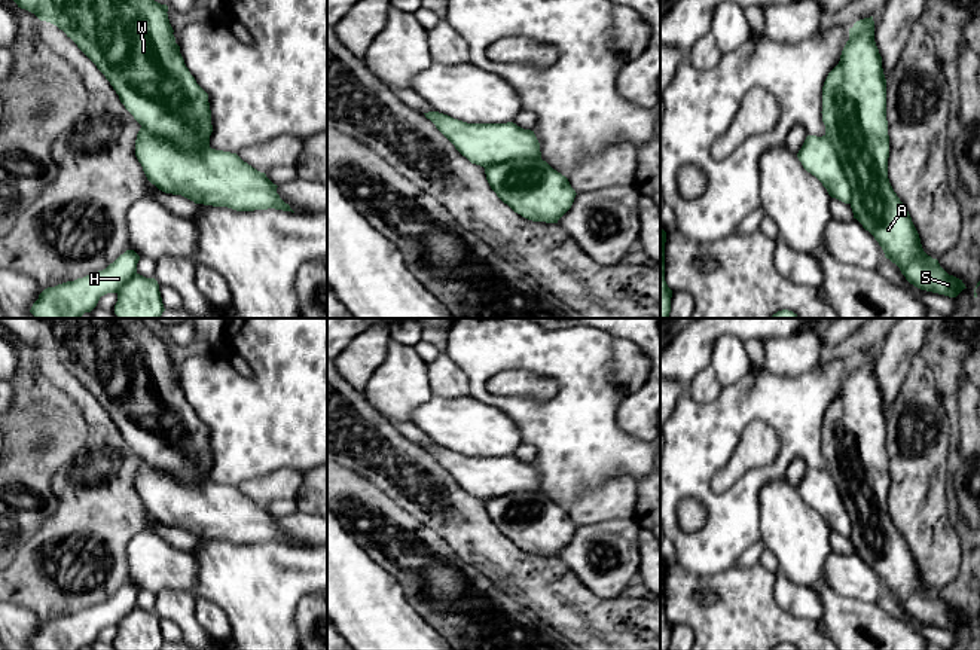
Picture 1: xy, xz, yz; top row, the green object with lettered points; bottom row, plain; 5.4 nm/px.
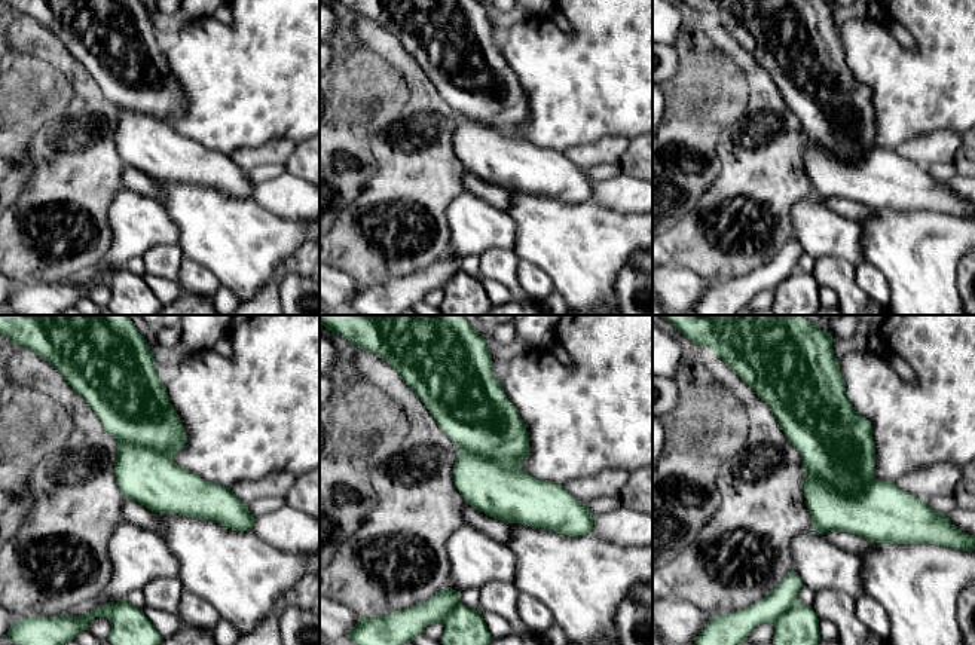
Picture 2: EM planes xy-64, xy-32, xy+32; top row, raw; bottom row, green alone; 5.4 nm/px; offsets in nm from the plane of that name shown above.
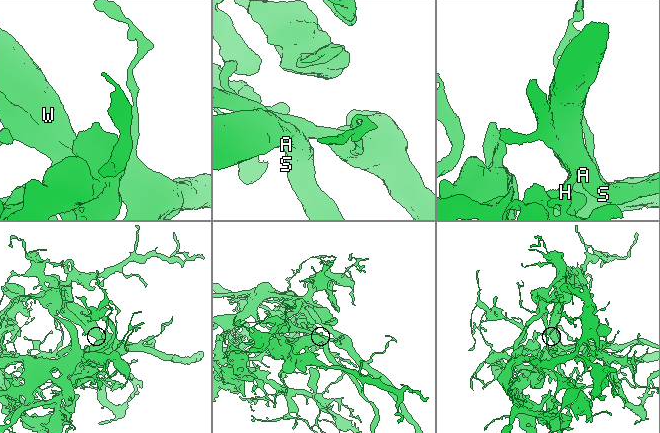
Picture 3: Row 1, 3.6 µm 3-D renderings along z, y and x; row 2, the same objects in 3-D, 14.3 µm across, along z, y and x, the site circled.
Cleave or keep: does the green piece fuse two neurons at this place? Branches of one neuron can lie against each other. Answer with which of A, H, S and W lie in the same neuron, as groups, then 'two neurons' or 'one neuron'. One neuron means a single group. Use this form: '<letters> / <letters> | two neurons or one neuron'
A S W / H | two neurons

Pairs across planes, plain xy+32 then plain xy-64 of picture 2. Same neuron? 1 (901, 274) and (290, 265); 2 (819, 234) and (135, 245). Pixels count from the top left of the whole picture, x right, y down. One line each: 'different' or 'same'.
1: different
2: same

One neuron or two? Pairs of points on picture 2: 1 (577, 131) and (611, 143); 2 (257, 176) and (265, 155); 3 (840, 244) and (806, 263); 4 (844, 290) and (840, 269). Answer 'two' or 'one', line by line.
1: two
2: two
3: two
4: one

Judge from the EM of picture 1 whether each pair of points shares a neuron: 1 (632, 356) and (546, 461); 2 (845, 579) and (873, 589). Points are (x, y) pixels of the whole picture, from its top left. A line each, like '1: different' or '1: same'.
1: different
2: same

